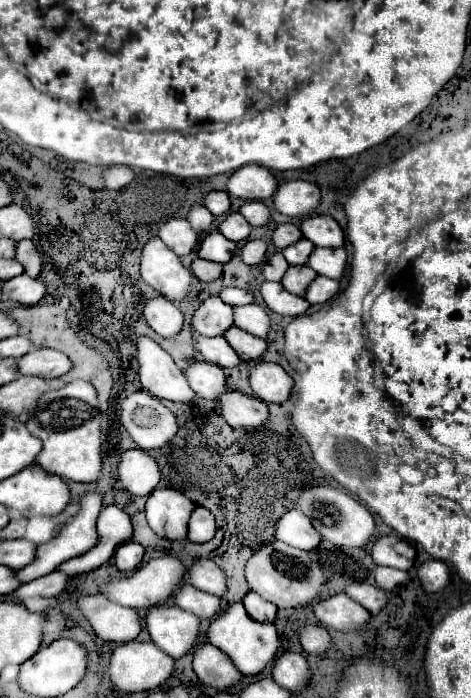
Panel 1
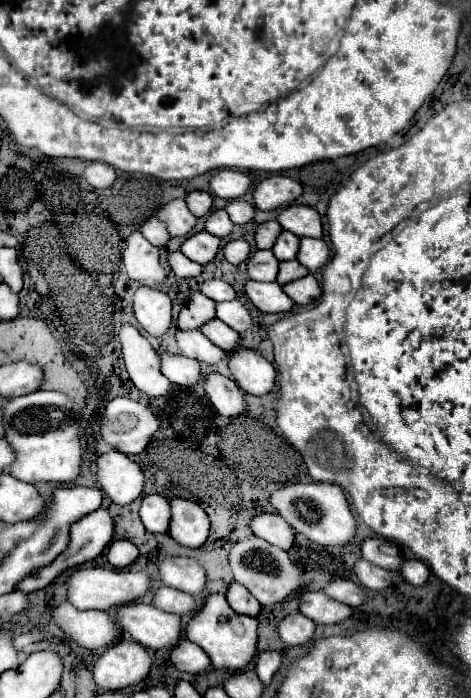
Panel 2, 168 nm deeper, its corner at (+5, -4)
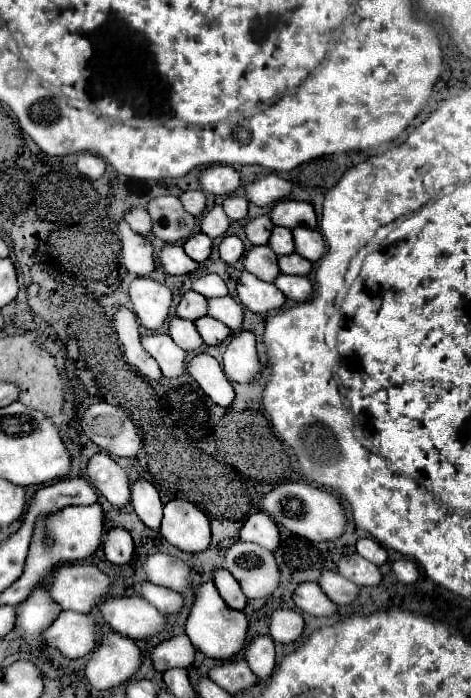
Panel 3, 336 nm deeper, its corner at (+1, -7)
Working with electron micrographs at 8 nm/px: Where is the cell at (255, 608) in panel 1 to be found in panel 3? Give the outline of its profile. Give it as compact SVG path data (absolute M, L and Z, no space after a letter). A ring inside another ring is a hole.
M219 568L215 572L213 582L215 582L221 598L227 602L229 608L243 610L247 606L247 596L243 596L243 590L239 588L239 582L225 568Z

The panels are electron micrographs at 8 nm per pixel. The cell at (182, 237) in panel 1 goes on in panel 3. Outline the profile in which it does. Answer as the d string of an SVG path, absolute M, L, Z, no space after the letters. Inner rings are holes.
M133 208L125 214L125 220L129 222L129 226L141 234L141 236L149 236L151 234L151 216L147 210L141 210L141 208Z

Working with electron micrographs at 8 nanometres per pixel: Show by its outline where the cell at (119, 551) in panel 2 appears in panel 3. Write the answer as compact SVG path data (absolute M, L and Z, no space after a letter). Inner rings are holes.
M123 528L109 530L103 538L103 550L105 558L113 564L127 564L133 558L135 544L131 540L131 534Z

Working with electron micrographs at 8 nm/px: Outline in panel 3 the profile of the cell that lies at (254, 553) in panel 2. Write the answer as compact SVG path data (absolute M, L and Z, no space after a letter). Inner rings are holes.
M233 544L225 556L225 568L235 576L249 600L271 596L281 582L279 564L275 564L273 552L259 544Z

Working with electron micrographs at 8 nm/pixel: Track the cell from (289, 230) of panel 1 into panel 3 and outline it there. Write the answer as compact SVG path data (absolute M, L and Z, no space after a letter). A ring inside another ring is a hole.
M259 216L259 218L253 218L253 220L247 222L245 234L247 234L247 238L249 238L251 244L255 244L255 246L265 246L265 244L269 244L271 228L273 228L273 226L275 226L275 224L271 222L269 216Z

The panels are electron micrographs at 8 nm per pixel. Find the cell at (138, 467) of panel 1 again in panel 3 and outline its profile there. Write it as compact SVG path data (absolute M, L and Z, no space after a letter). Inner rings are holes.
M95 454L87 466L89 480L93 486L113 504L123 506L131 498L131 482L127 472L109 456L109 454Z

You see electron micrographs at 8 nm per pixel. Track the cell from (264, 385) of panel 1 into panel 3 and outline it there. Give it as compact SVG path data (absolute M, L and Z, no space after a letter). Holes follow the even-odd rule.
M241 332L229 338L227 350L223 354L223 370L229 380L239 384L251 384L261 374L261 362L255 350L253 332Z

